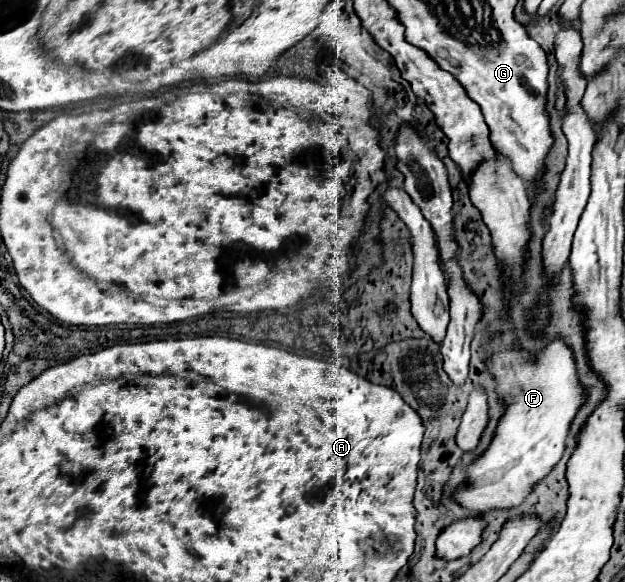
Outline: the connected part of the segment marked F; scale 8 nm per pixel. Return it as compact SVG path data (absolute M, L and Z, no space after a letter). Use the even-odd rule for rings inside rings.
M499 316L497 320L493 320L485 332L487 332L487 338L483 340L481 348L487 354L485 364L497 380L497 394L499 394L499 402L503 404L503 416L497 424L491 444L477 460L473 460L465 468L465 480L453 492L453 500L461 508L477 510L477 512L517 508L525 502L527 496L533 494L535 486L543 478L547 478L551 474L551 470L561 462L563 452L565 452L565 442L571 434L571 422L589 398L589 394L581 386L579 374L575 368L573 348L565 340L561 340L561 338L549 340L549 344L537 352L523 350L521 346L517 346L515 326L511 322L511 318L507 318L507 316ZM517 460L521 460L521 466L515 470Z

